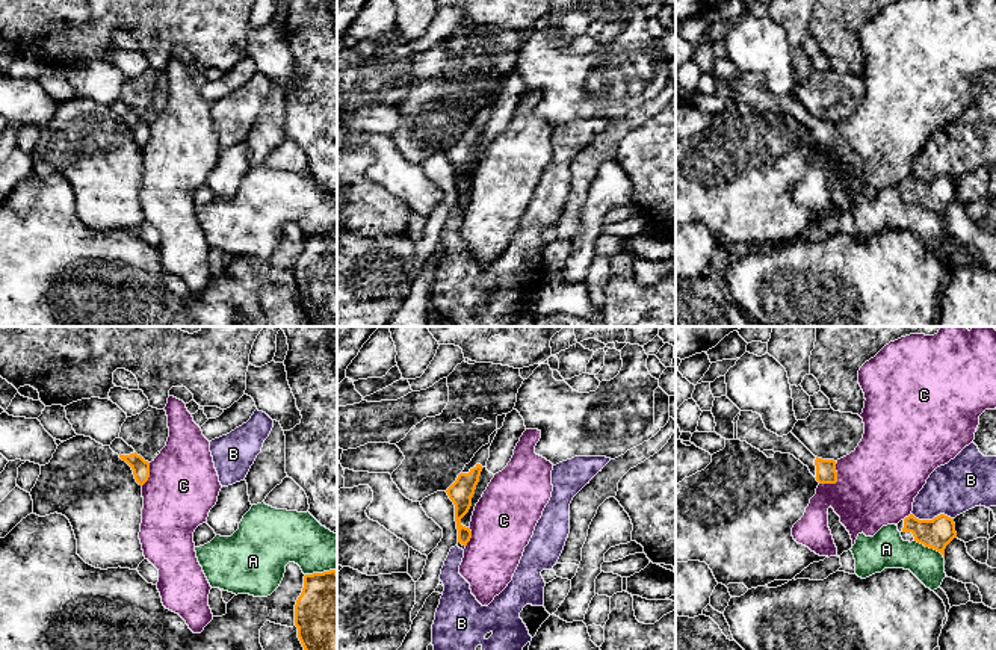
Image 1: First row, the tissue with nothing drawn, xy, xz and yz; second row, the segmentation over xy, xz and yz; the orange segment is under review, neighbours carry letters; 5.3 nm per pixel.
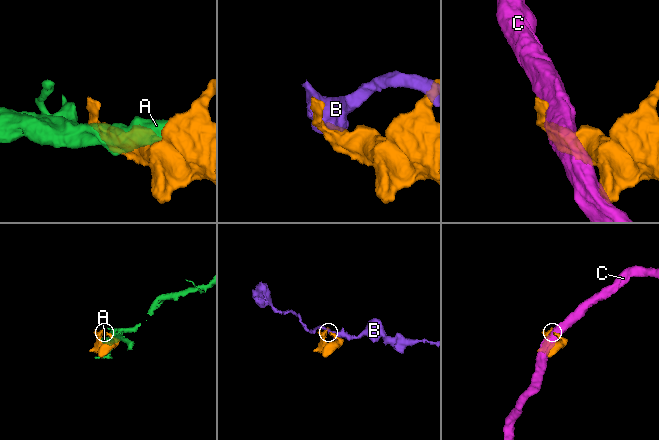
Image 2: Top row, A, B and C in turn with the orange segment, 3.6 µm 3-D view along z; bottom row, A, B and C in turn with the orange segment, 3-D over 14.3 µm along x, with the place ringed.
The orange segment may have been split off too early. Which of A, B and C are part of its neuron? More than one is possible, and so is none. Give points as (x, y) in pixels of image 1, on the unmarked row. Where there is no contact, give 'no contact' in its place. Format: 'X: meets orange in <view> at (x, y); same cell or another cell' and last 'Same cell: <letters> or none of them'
A: meets orange in yz at (930, 209); another cell
B: meets orange in yz at (933, 180); another cell
C: meets orange in yz at (836, 141); another cell
Same cell: none of them

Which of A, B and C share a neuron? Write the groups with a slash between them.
A / B / C

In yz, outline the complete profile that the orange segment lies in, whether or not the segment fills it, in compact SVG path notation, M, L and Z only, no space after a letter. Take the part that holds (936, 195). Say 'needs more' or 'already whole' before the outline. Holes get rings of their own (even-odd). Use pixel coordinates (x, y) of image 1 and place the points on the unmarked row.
needs more; M910 175L896 187L904 203L917 203L925 209L940 213L943 219L946 207L957 200L954 180L945 175L933 181L919 181Z

